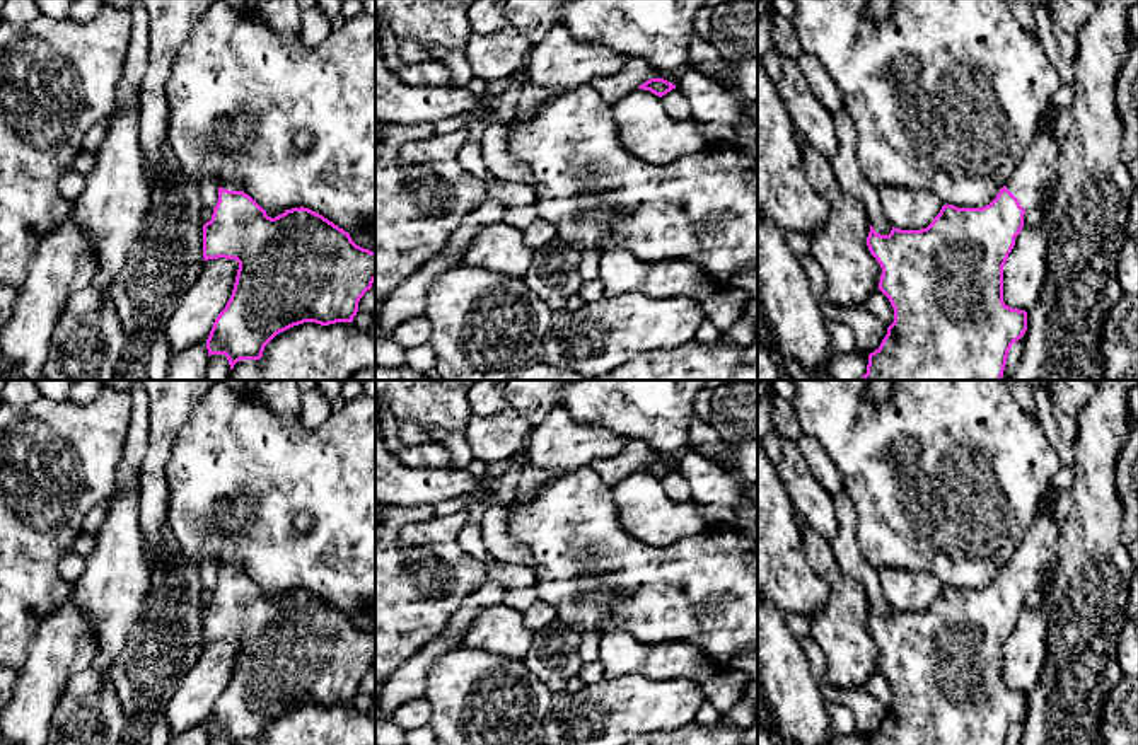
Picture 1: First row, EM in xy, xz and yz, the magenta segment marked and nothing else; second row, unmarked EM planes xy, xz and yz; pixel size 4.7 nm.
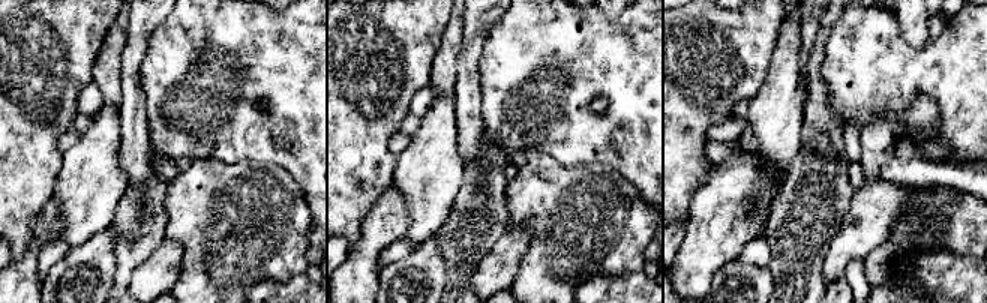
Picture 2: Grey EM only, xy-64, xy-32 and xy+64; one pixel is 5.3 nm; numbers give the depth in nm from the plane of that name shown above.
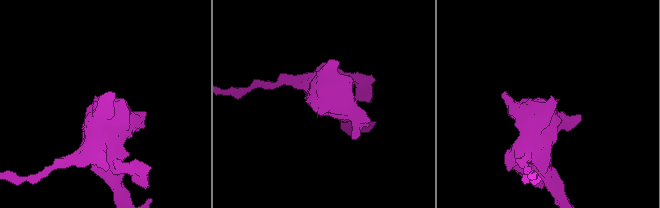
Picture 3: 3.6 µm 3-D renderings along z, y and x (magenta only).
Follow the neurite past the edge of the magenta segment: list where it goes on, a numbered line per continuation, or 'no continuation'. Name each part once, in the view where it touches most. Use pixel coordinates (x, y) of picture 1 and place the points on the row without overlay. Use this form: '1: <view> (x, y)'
1: yz (1031, 565)

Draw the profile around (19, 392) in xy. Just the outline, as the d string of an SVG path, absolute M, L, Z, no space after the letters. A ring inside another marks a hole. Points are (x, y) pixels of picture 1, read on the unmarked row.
M5 380L0 402L14 406L31 406L41 399L34 380Z

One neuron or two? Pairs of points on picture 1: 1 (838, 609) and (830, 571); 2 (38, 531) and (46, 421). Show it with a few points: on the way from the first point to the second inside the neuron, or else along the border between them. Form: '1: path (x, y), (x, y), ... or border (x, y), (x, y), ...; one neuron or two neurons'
1: path (838, 600), (836, 580); one neuron
2: path (38, 503), (38, 471), (46, 462), (46, 449); one neuron

